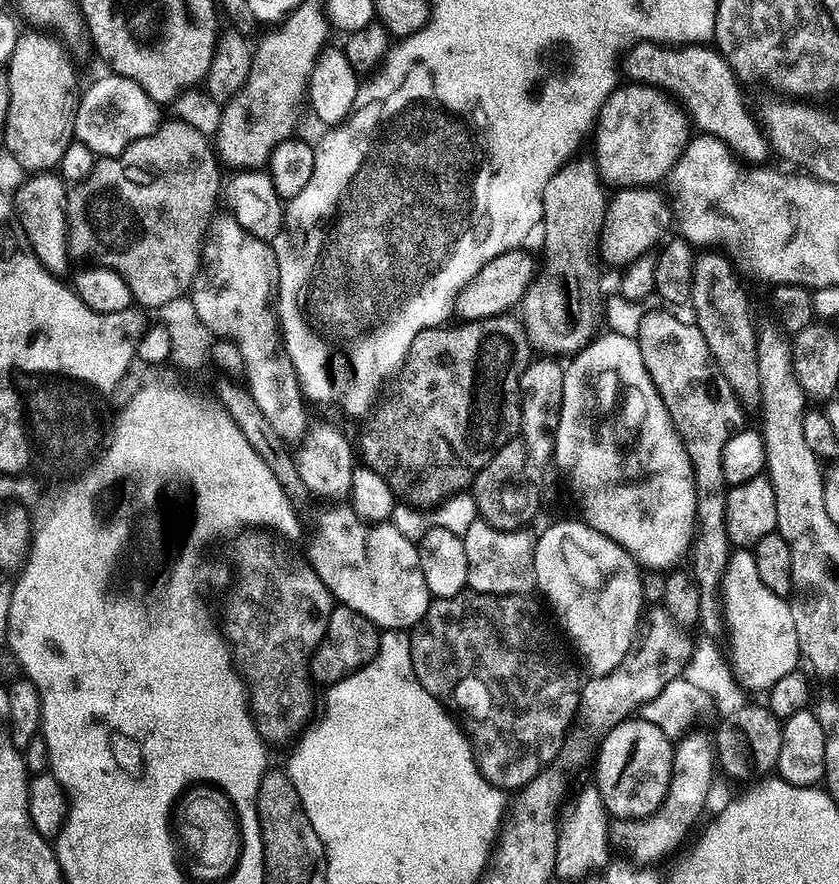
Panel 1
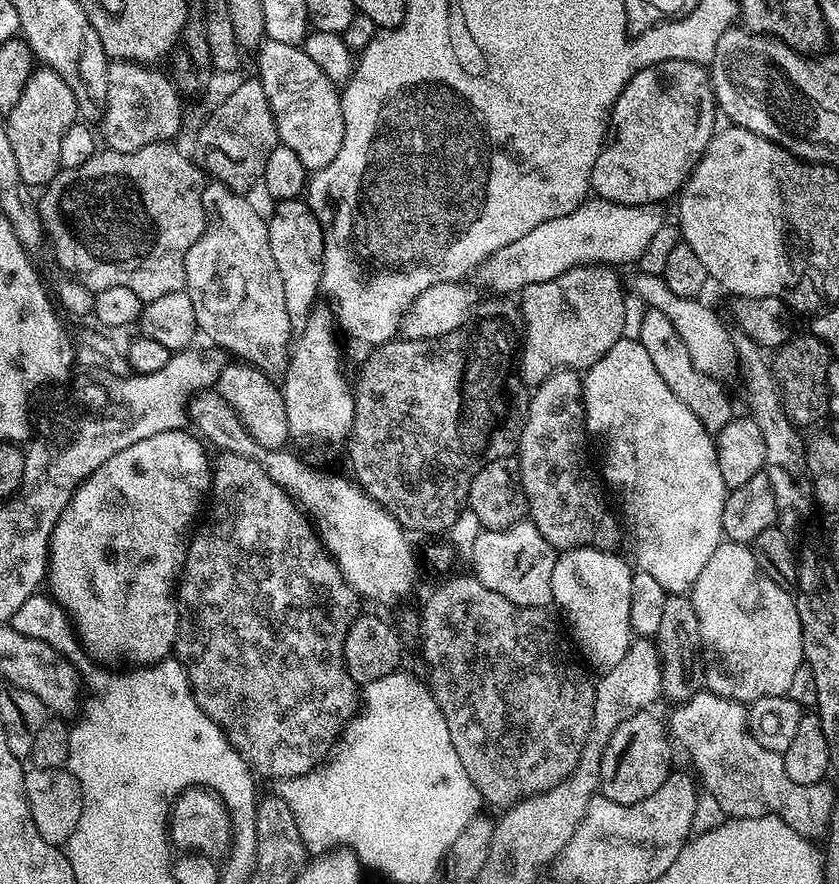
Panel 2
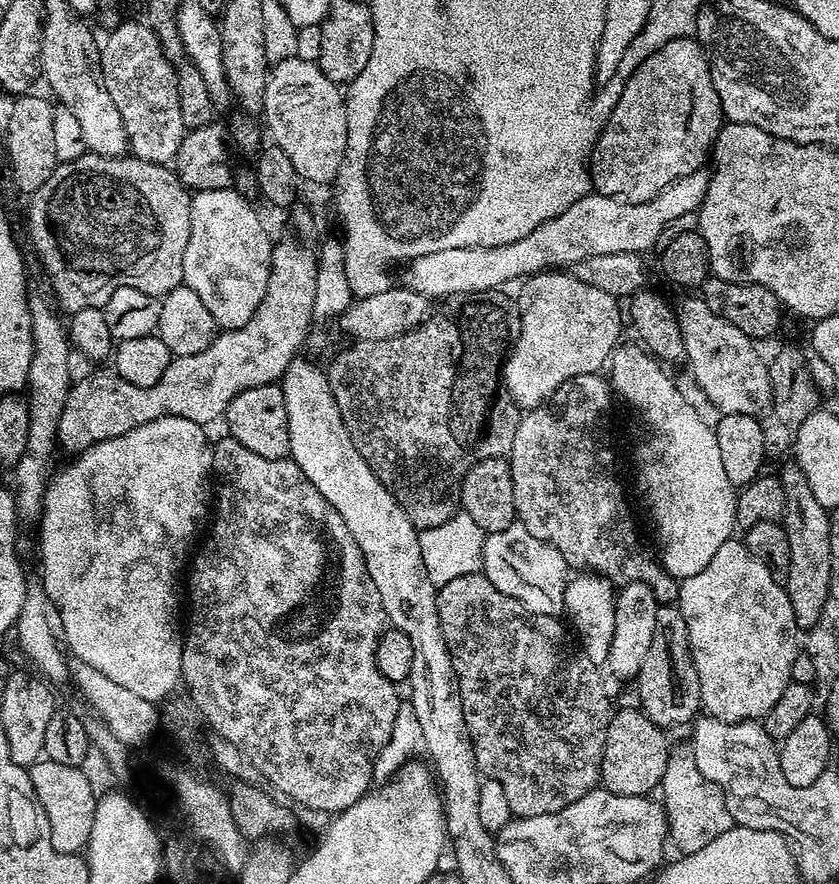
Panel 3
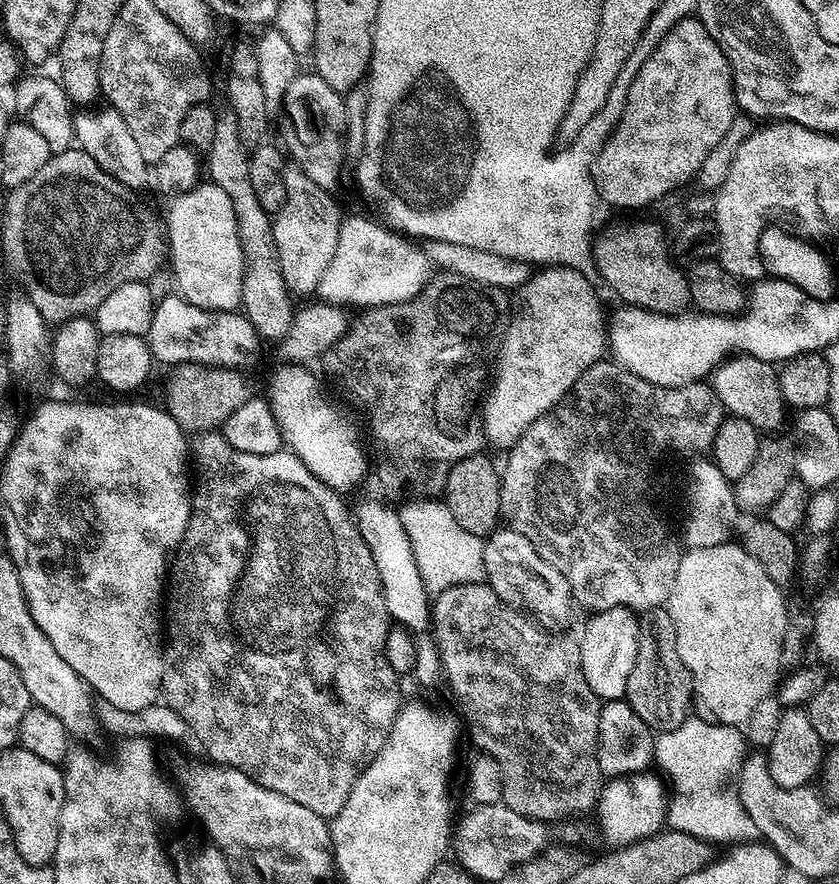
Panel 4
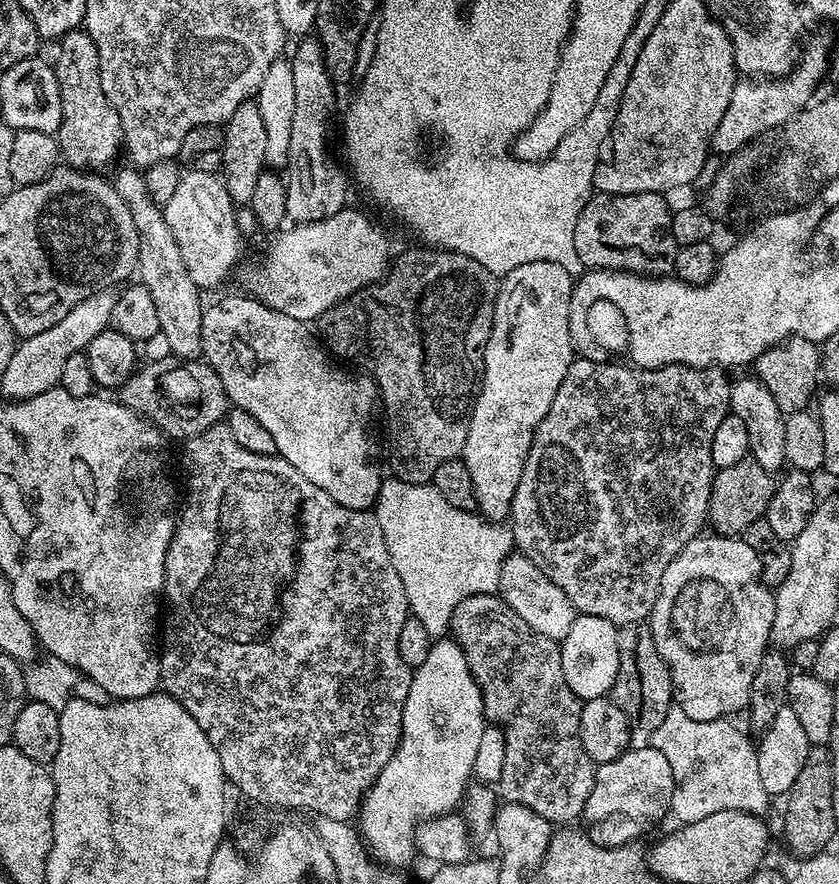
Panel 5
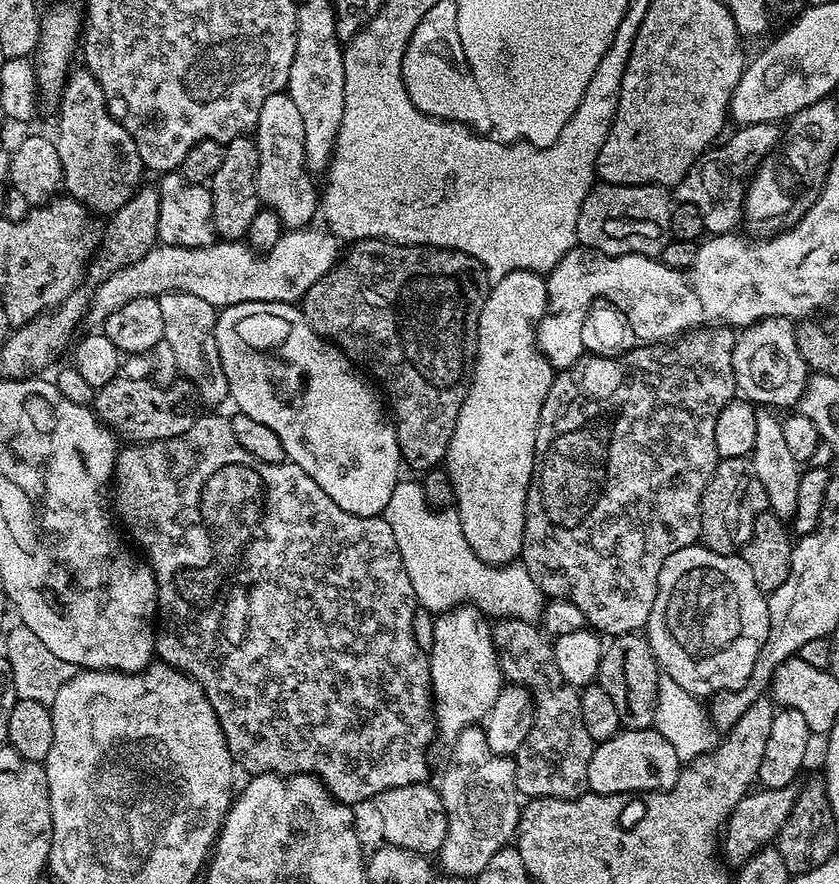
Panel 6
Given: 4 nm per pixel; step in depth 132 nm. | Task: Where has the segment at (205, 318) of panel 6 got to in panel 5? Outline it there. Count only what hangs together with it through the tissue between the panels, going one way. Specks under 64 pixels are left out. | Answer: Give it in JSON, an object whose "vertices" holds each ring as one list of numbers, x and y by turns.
{"vertices":[[136,166,127,167,117,167,116,177,111,177,110,183,118,198,130,206,130,214,134,214,134,226,138,226,138,280,146,290,150,290,150,298,158,309,160,336,168,343,168,352,181,361,191,361,201,355,205,310,205,305,200,304,202,292,196,287,194,278,190,278,186,262,182,262,182,250,178,250,178,244,170,234,170,226,166,226,163,207,153,202,146,190,143,171]]}

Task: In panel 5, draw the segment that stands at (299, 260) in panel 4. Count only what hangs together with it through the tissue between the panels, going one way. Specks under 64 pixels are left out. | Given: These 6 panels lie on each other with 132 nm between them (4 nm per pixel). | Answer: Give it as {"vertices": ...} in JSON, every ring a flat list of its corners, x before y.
{"vertices":[[304,38,299,41,296,53,290,56,292,73,294,74,294,126,290,126,290,154,286,165,284,180,287,219,296,224,318,222,338,214,349,203,348,184,339,166,332,161,328,153,328,123,332,120,332,111,336,108,336,88,332,76,326,70,326,62,322,54,320,41,315,38]]}

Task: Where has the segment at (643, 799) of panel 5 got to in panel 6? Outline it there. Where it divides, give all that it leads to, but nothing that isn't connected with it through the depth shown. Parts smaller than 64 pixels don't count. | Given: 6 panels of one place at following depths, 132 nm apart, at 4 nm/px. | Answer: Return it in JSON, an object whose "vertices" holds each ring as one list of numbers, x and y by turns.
{"vertices":[[655,727,642,730,623,729,592,749,588,787,597,796,624,796,628,792,665,792,673,788,680,776,682,761,673,746,656,732]]}

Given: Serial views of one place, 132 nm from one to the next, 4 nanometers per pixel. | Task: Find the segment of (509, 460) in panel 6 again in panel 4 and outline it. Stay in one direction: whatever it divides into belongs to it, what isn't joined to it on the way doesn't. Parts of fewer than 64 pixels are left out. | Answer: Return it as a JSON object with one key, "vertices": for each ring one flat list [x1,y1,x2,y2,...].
{"vertices":[[544,266,515,289,520,309,500,340,496,377,491,377,492,389,487,389,482,400,482,436,494,447,511,449,543,412,550,411,568,393,581,372,601,359,606,336,592,325,596,296,588,283,589,277,573,268]]}

